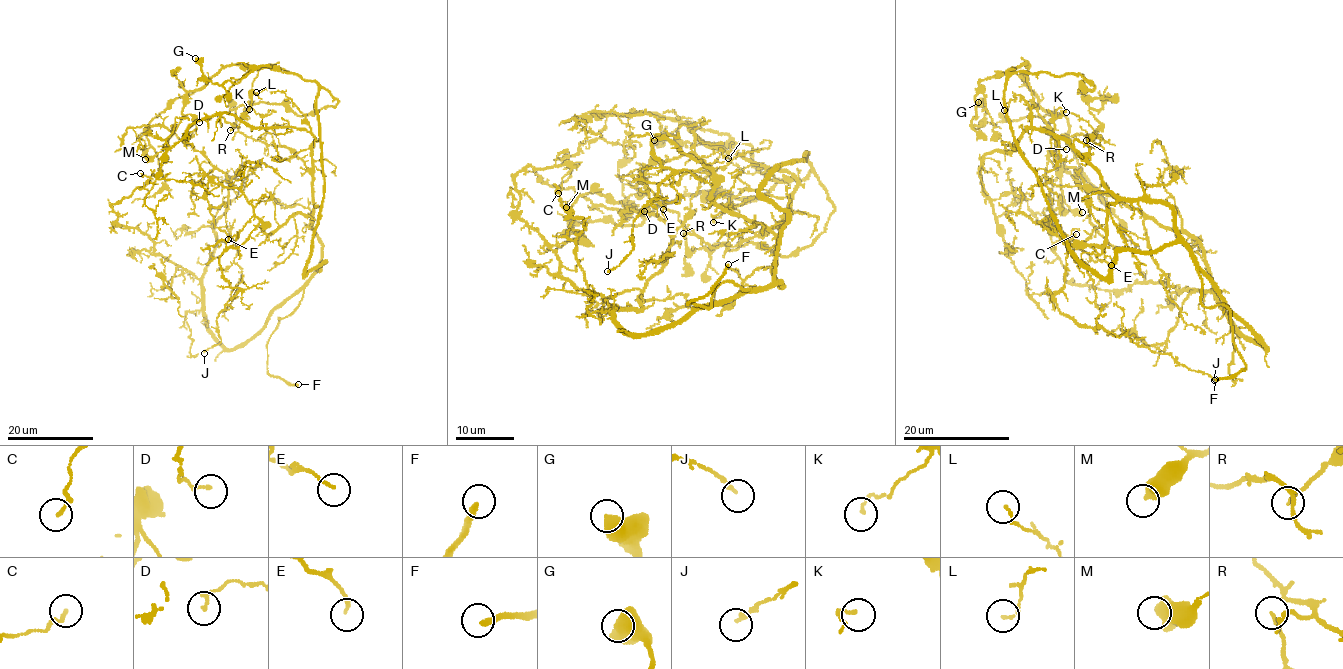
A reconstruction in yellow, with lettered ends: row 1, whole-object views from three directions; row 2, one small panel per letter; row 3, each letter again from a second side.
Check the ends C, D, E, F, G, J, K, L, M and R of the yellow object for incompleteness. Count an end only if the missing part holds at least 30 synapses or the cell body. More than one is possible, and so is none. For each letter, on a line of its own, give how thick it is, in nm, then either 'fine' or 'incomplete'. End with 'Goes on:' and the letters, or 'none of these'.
C: calibre 140 nm; fine
D: calibre 160 nm; fine
E: calibre 160 nm; fine
F: calibre 280 nm; incomplete
G: calibre 550 nm; fine
J: calibre 190 nm; fine
K: calibre 130 nm; fine
L: calibre 120 nm; fine
M: calibre 480 nm; fine
R: calibre 130 nm; fine
Goes on: F

